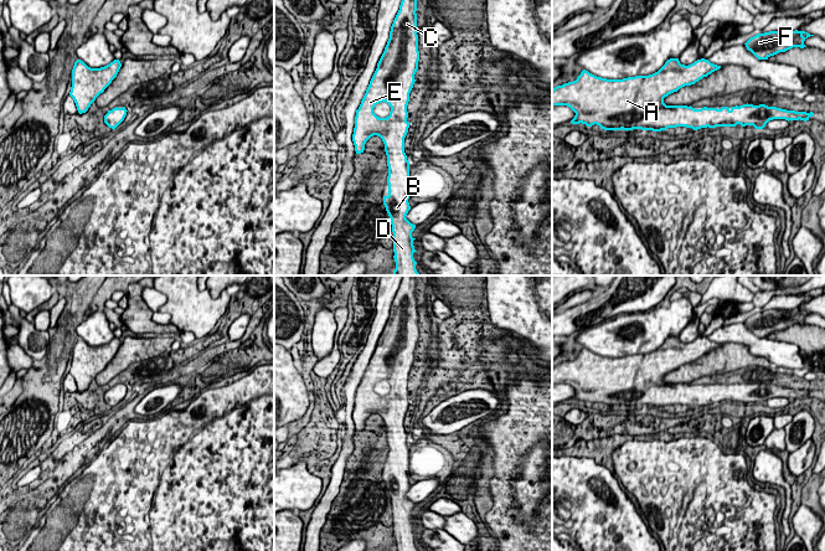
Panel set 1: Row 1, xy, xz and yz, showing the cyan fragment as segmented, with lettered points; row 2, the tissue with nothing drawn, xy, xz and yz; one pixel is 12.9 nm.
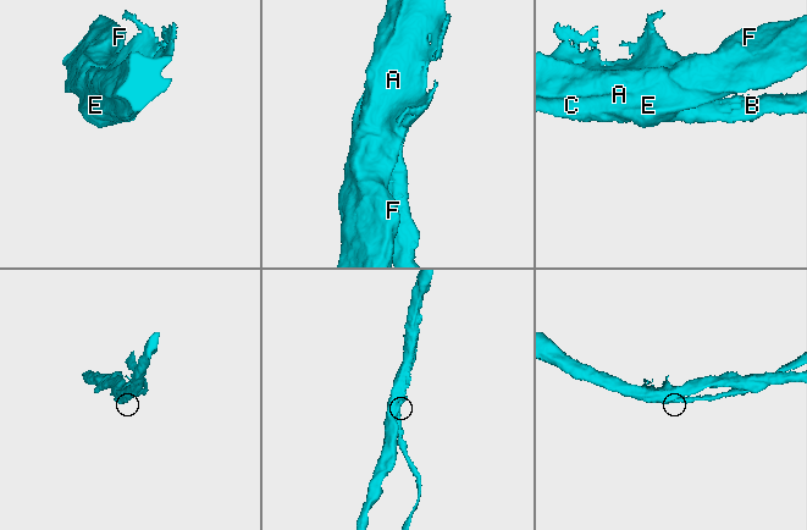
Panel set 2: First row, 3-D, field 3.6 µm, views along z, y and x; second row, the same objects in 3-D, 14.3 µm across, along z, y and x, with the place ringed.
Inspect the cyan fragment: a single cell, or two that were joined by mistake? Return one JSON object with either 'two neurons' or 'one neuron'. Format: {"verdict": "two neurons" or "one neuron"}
{"verdict": "one neuron"}

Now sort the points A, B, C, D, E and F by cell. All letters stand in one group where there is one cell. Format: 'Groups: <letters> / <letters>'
Groups: A B C D E F

